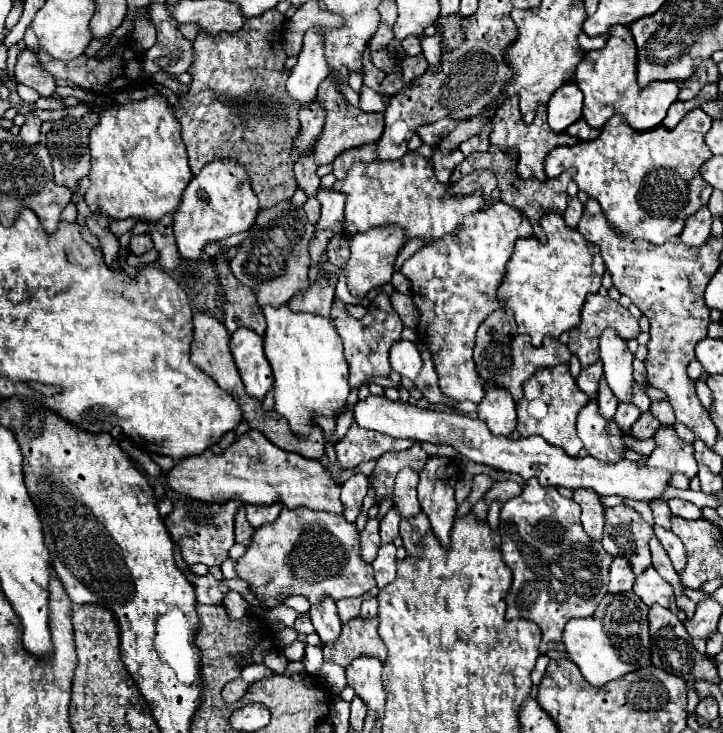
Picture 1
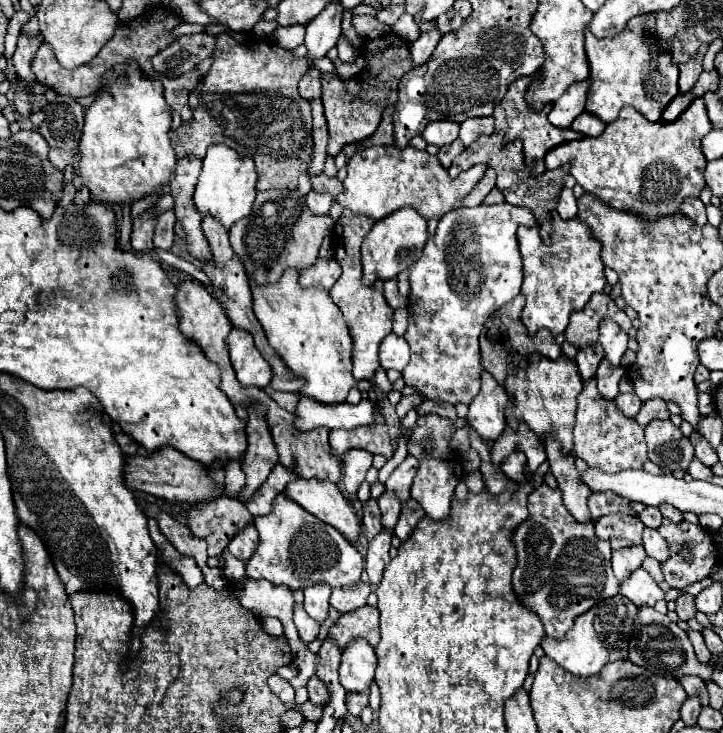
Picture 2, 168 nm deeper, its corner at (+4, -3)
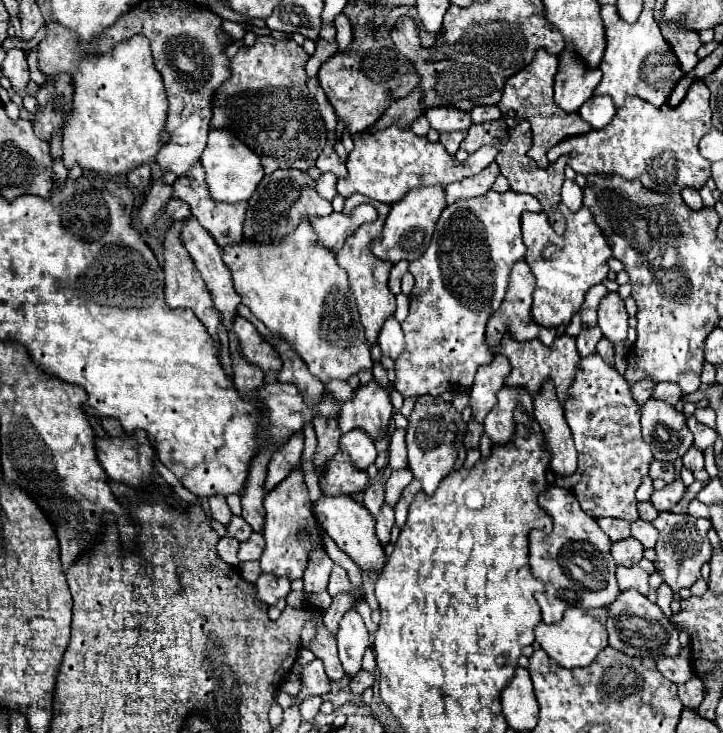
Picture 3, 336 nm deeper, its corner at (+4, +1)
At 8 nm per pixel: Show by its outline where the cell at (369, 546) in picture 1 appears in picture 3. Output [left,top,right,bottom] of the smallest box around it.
[364,478,384,516]

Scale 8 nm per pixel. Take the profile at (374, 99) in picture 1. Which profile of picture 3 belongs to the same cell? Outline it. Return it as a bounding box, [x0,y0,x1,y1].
[334,14,352,50]

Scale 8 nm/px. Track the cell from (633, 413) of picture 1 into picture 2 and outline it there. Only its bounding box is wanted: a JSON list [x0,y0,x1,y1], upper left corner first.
[616,394,642,418]

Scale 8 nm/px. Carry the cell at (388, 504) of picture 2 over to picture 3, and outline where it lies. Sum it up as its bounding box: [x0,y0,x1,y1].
[386,470,412,508]

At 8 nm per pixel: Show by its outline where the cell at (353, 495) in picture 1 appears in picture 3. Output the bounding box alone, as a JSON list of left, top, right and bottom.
[340,430,376,470]

